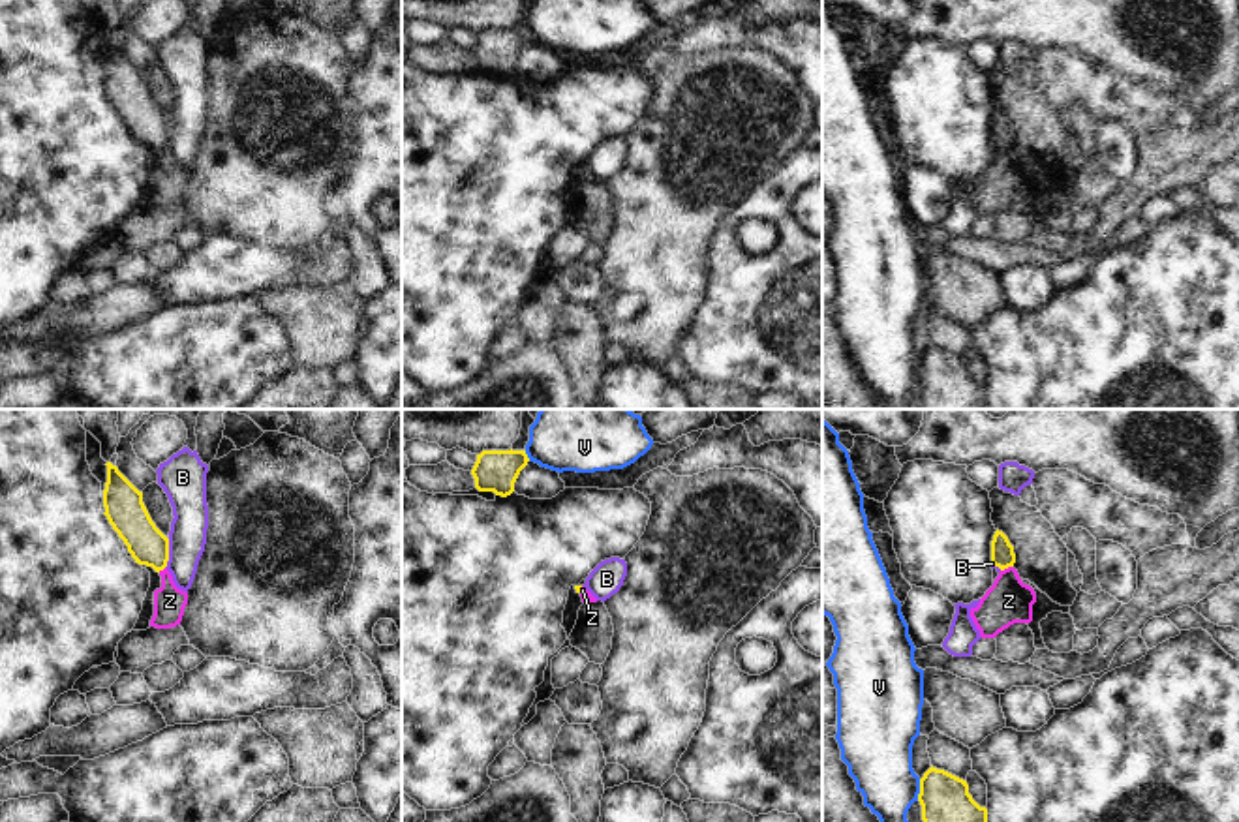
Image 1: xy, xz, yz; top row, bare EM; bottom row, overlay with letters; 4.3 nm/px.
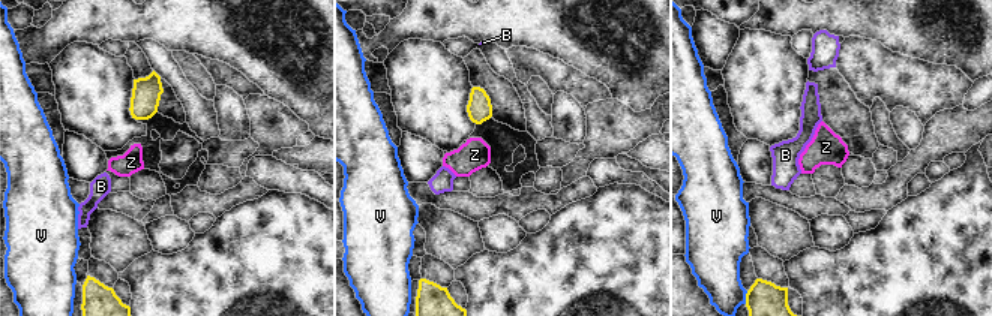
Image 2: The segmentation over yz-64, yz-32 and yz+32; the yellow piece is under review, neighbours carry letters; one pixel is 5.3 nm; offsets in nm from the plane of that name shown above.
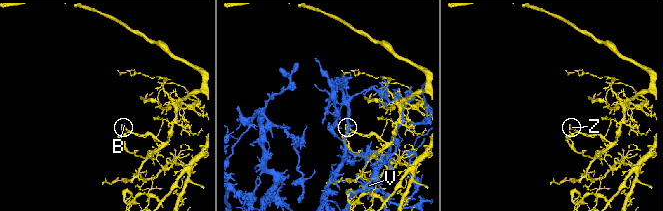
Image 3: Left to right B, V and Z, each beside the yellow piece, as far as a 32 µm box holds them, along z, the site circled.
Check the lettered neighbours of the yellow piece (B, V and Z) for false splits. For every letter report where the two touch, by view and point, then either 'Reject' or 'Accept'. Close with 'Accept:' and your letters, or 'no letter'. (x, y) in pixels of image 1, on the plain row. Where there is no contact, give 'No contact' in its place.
B: Touches yellow at xy (168, 134). Reject
V: Touches yellow at yz (920, 370). Reject
Z: Touches yellow at yz (1007, 147). Reject
Accept: no letter.

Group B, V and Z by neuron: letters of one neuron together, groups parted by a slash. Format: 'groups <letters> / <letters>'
groups B / V / Z

